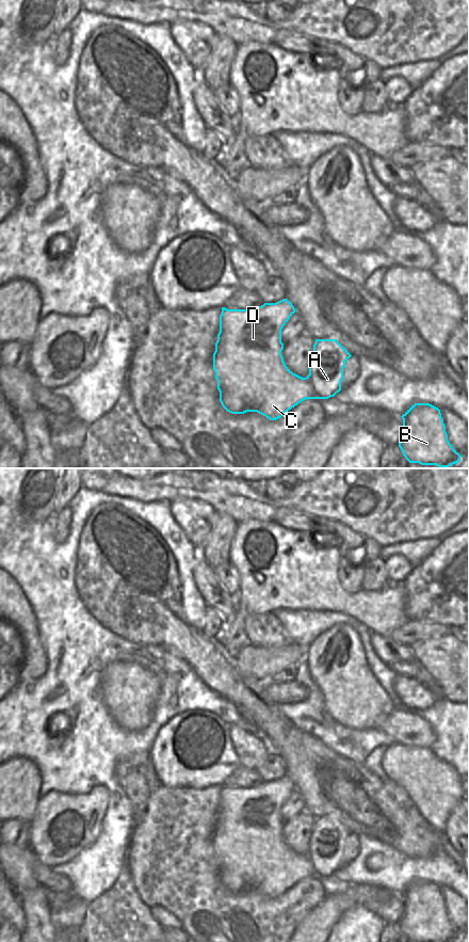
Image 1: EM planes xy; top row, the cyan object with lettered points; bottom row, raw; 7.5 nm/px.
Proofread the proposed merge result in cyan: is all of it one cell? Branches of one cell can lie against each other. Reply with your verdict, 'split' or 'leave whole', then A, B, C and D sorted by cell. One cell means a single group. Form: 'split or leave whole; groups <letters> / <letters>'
leave whole; groups A B C D

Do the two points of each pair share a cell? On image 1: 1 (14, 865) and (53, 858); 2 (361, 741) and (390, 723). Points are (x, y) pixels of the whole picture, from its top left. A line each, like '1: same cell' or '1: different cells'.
1: different cells
2: different cells

